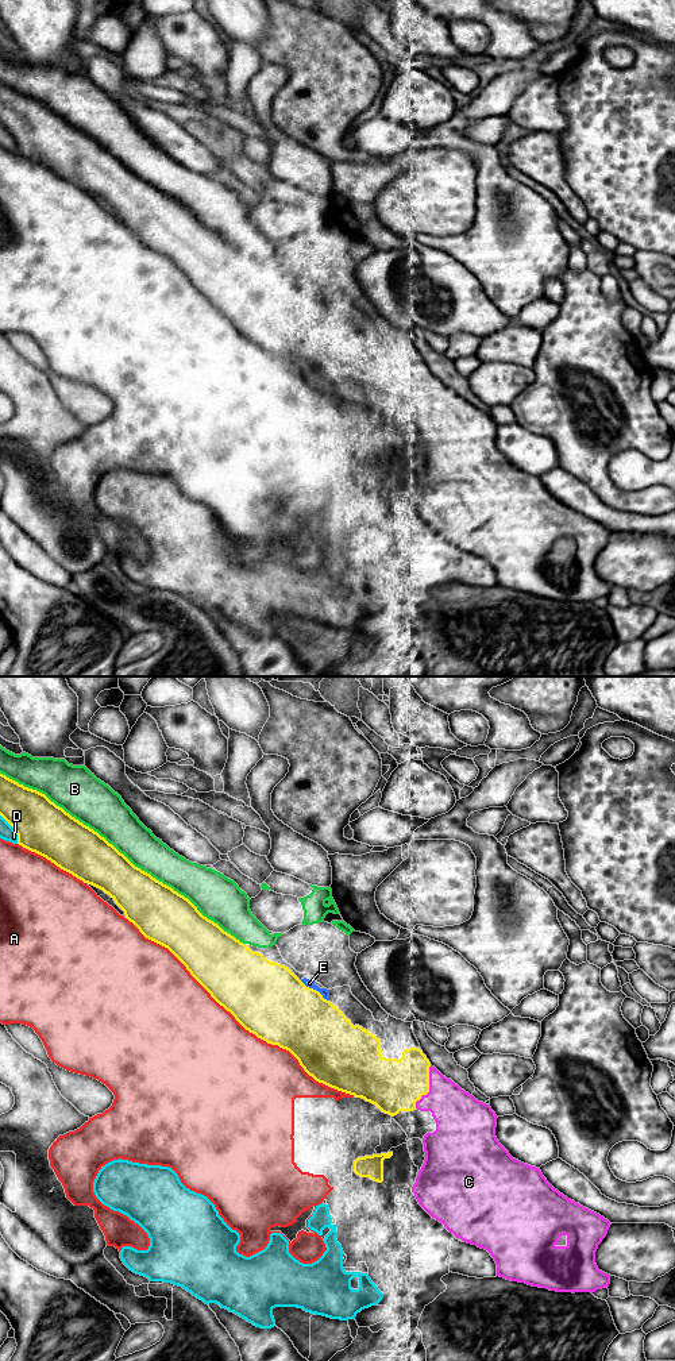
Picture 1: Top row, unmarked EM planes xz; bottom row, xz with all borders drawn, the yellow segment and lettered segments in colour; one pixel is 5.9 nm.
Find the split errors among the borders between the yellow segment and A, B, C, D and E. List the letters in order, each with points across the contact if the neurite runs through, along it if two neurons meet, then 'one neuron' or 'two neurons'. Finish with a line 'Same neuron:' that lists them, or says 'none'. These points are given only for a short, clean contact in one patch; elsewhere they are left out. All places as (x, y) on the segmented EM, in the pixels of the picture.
A: two neurons
B: two neurons
C: one neuron
D: two neurons
E: two neurons
Same neuron: C

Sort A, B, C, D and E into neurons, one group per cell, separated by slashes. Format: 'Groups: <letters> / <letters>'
Groups: A / B E / C / D

